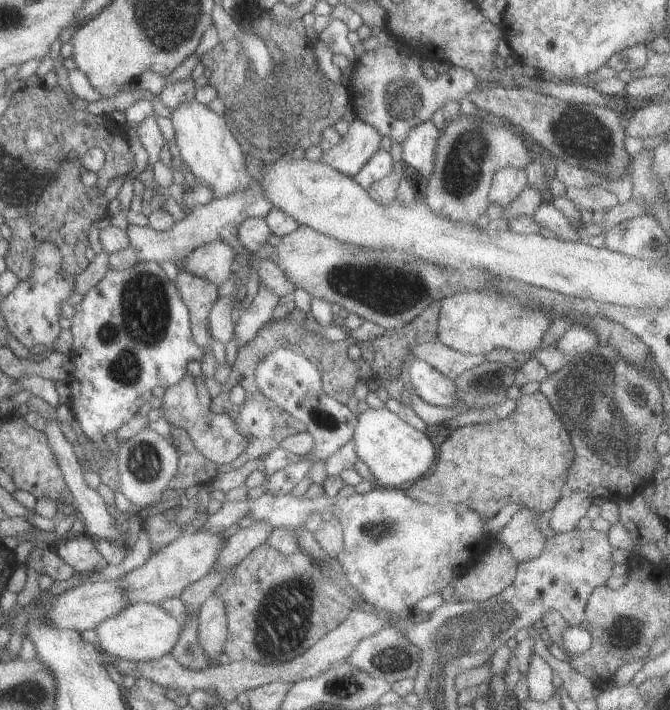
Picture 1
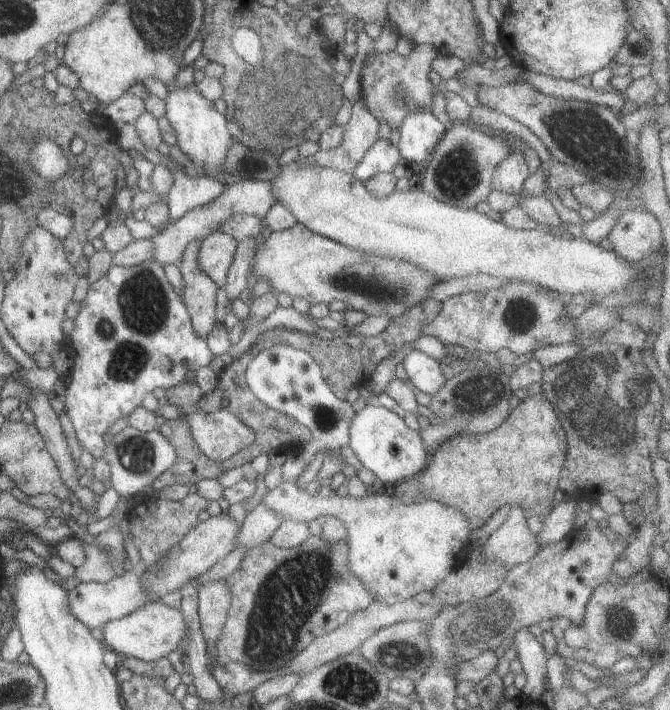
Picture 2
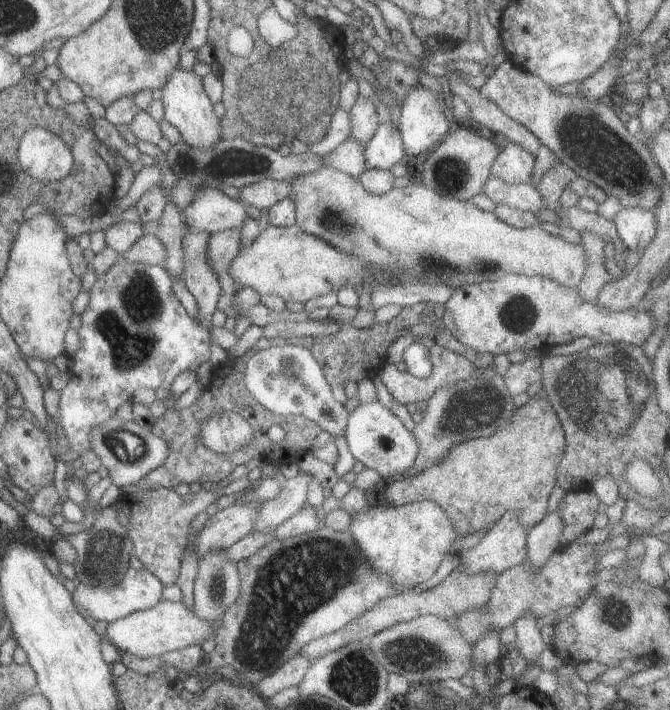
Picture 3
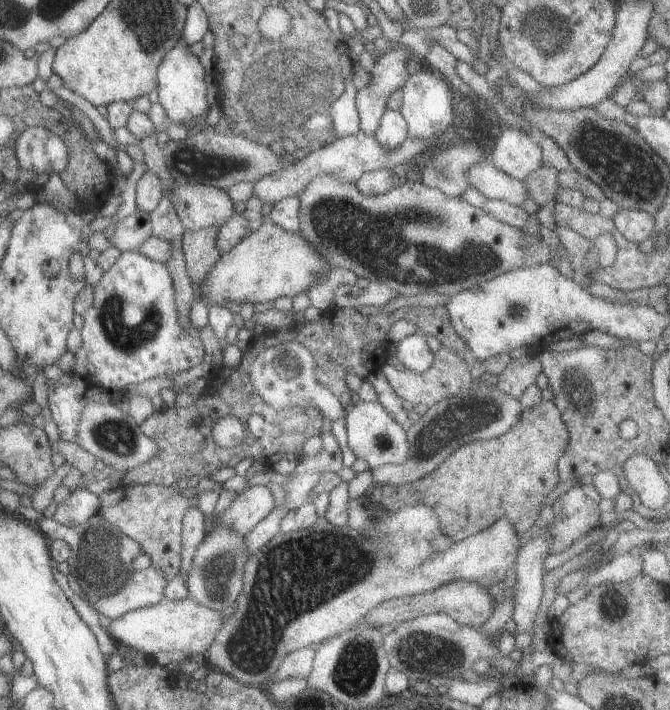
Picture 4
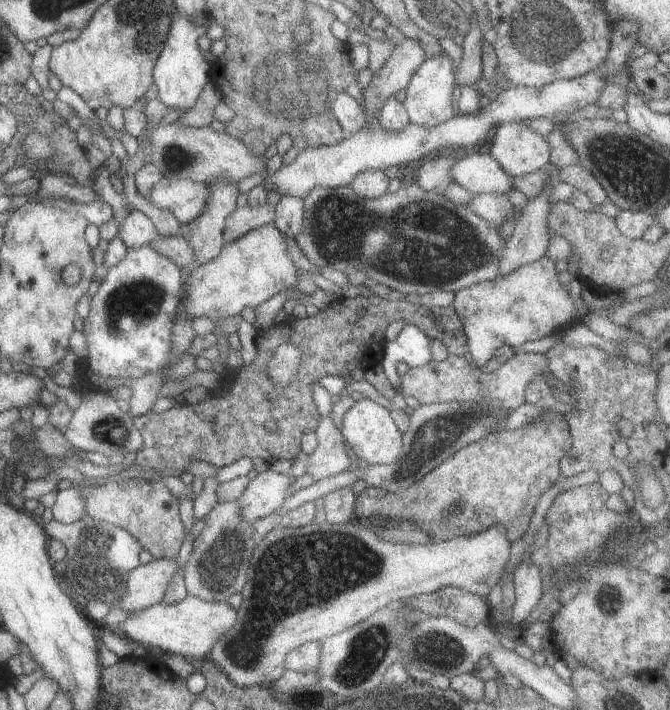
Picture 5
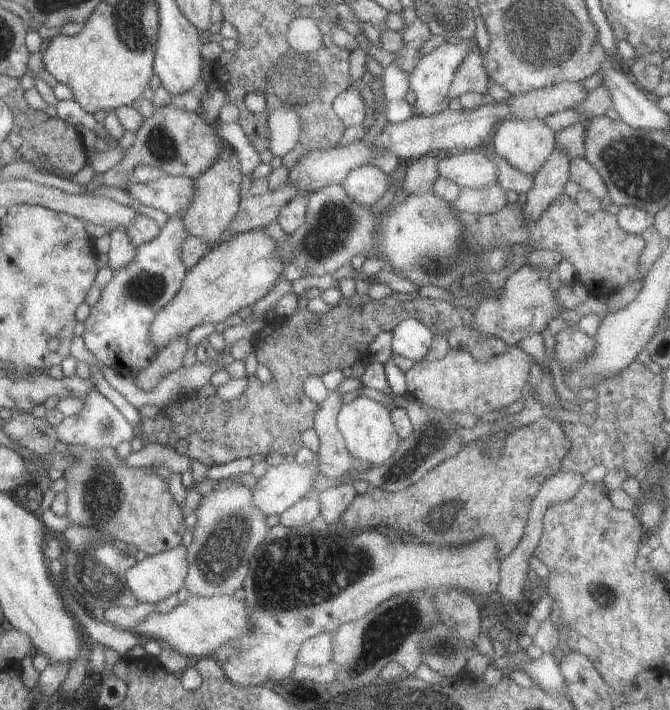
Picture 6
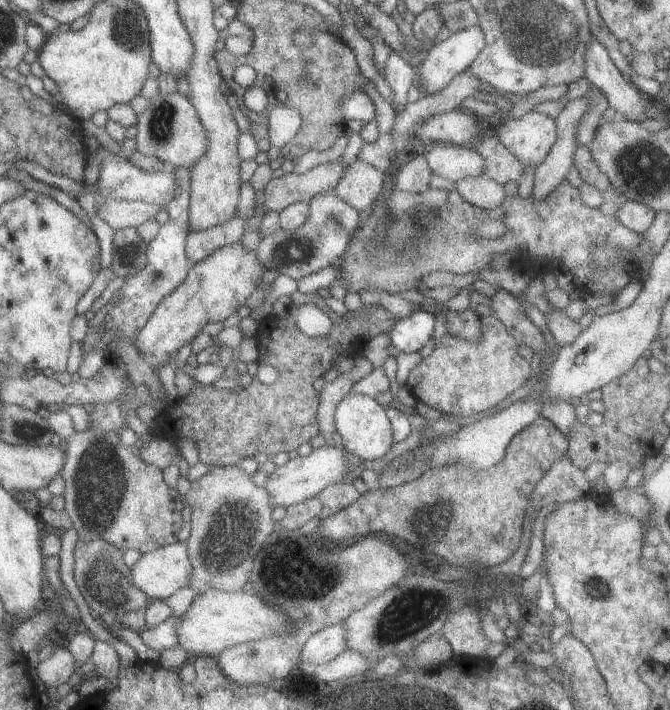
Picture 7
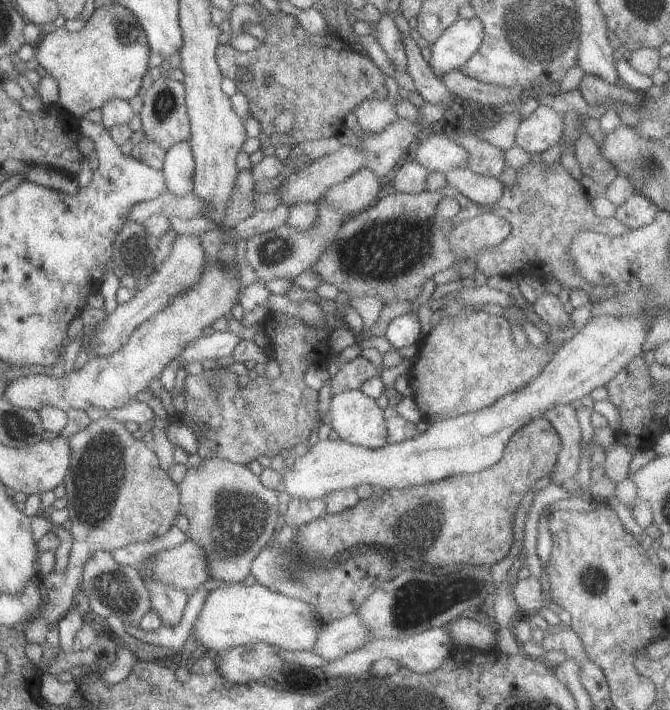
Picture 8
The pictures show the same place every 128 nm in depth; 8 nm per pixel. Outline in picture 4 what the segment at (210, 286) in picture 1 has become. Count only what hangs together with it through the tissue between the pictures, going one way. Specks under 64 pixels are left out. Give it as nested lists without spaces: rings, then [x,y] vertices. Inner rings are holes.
[[[211,226],[202,227],[197,231],[185,229],[181,234],[180,248],[186,272],[196,290],[200,280],[220,256],[216,248],[217,230],[217,227]]]

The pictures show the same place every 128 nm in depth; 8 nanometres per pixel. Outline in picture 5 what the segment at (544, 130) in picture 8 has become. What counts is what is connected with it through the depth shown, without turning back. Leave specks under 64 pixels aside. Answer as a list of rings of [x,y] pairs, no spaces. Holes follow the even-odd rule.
[[[519,122],[499,124],[489,156],[509,176],[523,176],[545,166],[549,160],[549,146],[543,136]]]

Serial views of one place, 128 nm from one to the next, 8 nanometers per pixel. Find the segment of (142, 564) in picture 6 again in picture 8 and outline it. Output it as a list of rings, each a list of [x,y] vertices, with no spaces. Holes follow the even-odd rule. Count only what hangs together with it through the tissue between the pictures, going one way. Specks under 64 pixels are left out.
[[[187,538],[181,545],[151,556],[154,558],[152,575],[158,582],[193,592],[210,578],[208,553]]]

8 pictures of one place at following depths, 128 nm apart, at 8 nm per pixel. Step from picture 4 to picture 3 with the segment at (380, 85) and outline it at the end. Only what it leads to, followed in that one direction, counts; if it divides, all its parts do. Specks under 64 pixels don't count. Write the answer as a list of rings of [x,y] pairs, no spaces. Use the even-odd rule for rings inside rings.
[[[358,95],[348,112],[348,118],[351,124],[349,137],[359,141],[363,146],[367,145],[375,130],[380,126],[375,103],[370,98],[363,98],[363,96]]]

